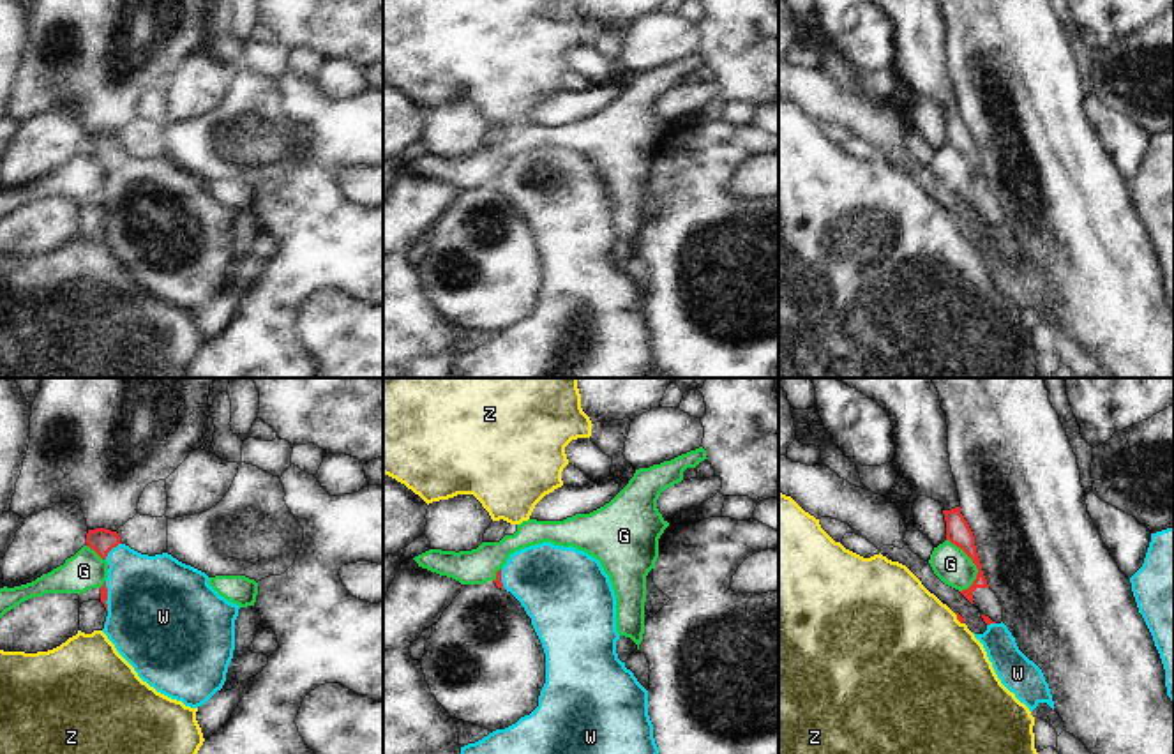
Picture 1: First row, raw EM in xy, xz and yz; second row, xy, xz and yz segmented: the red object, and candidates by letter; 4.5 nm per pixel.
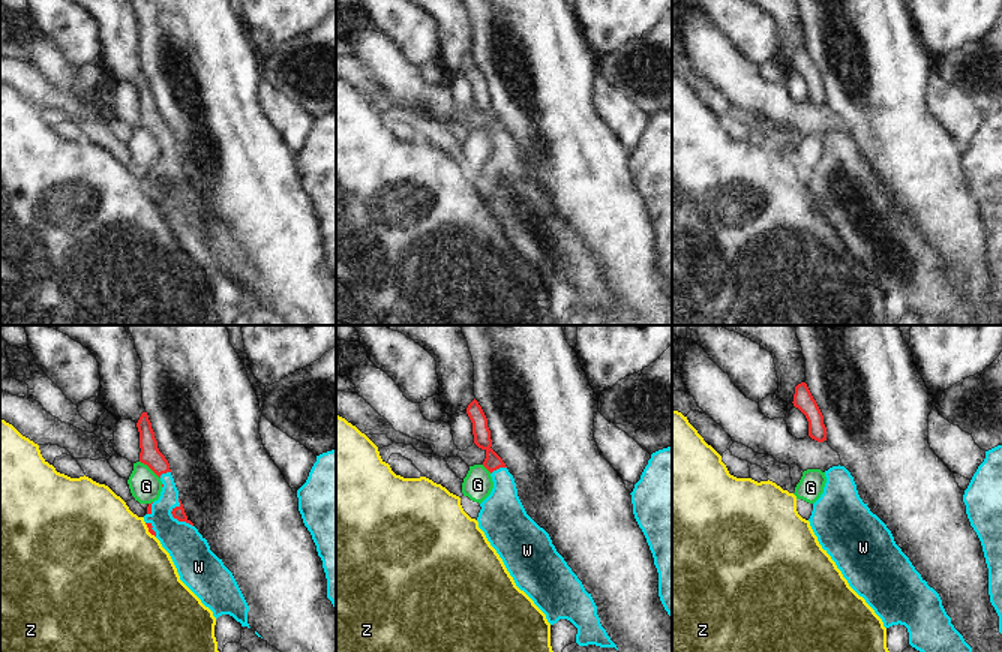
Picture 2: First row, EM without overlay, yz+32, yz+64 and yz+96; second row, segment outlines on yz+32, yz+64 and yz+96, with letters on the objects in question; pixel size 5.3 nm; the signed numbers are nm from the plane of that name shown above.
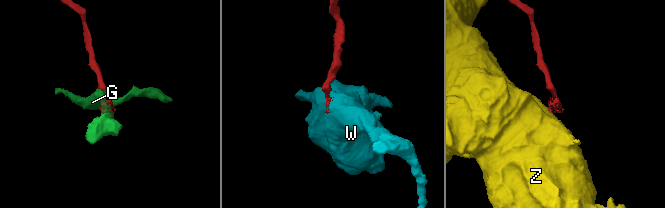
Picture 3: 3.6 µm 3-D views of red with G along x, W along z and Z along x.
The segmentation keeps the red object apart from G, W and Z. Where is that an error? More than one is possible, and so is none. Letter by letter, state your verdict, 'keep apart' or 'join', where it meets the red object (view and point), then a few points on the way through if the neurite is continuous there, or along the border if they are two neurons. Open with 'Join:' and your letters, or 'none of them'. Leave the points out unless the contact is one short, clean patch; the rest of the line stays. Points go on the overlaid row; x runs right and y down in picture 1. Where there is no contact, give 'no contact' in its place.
Join: W
G: keep apart; meets red in yz at (975, 564); border along yz (947, 539), (977, 569), (977, 578), (961, 592)
W: join; meets red in xy at (112, 548); runs through xy (101, 541), (112, 548), (143, 592)
Z: keep apart; meets red in yz at (957, 618); border along yz (954, 613), (963, 624)

